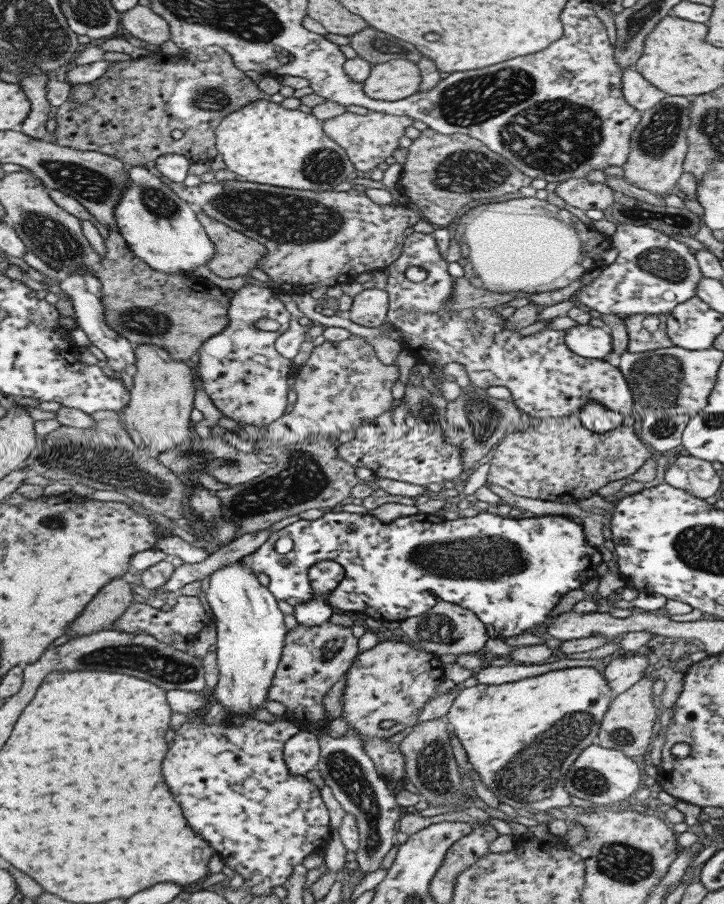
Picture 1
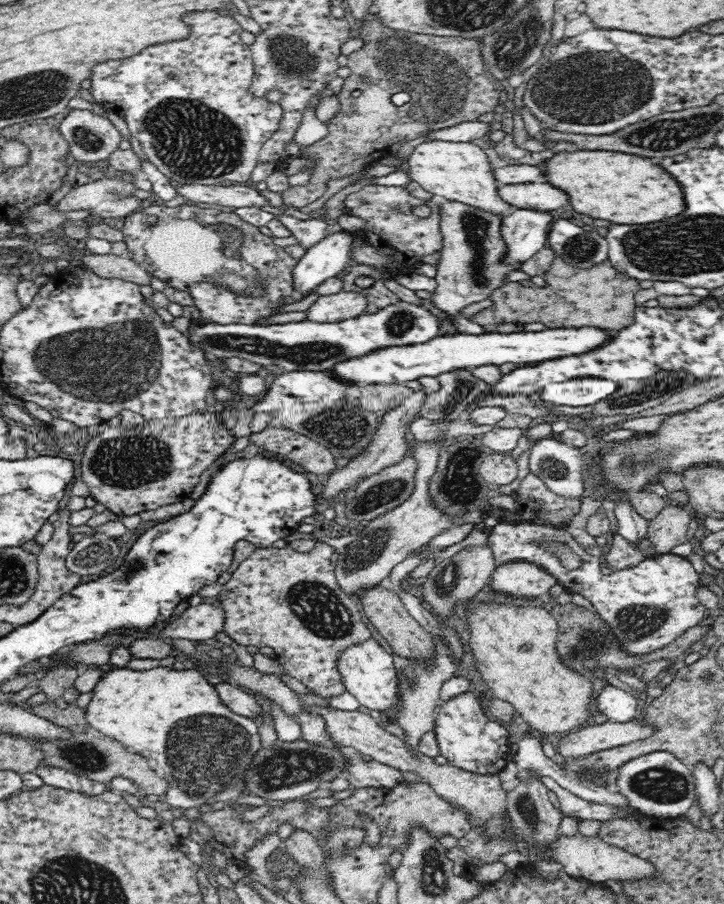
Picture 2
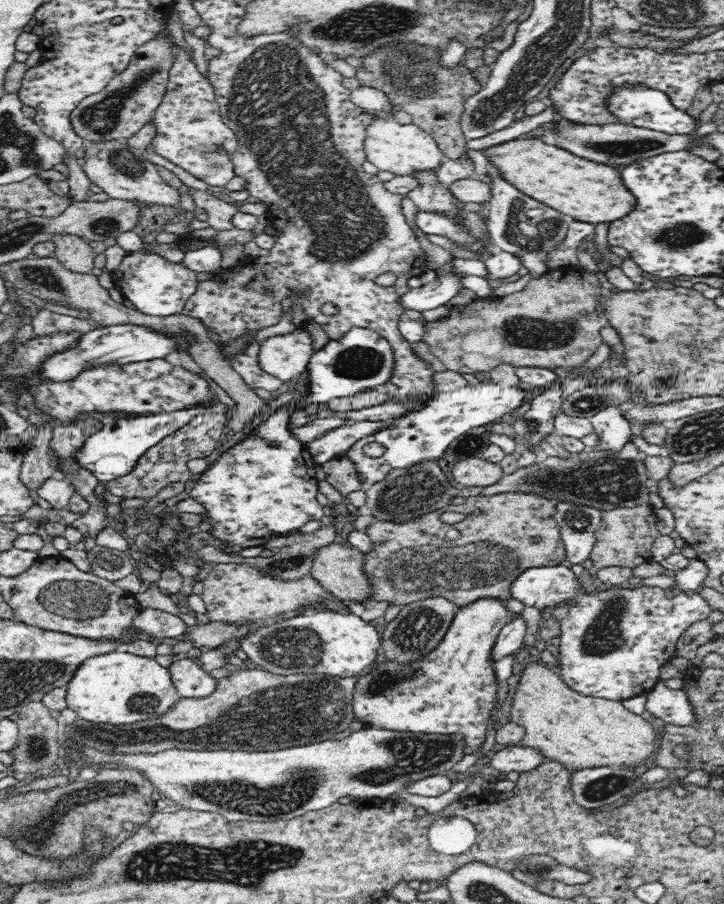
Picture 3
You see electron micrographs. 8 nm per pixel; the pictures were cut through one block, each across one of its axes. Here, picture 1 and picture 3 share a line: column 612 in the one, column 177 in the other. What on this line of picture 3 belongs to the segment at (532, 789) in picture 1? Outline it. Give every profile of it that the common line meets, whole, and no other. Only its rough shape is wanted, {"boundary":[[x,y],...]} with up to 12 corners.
{"boundary":[[154,657],[87,658],[66,706],[90,722],[158,718],[176,698]]}

